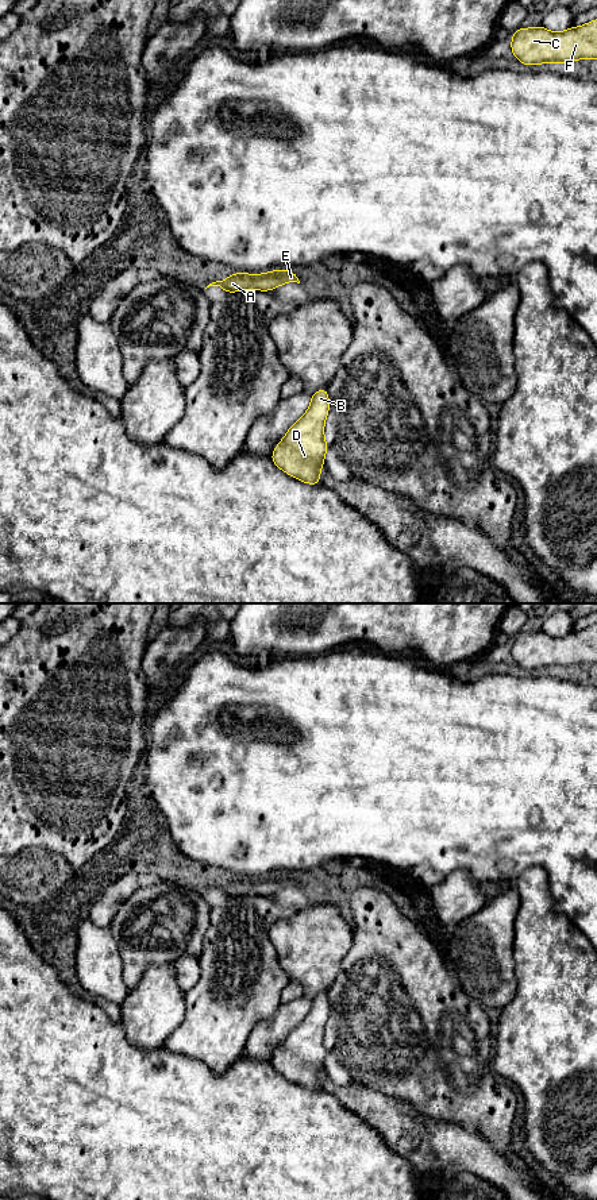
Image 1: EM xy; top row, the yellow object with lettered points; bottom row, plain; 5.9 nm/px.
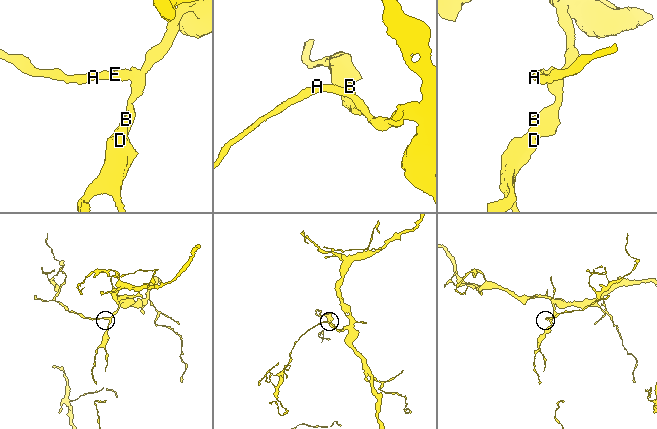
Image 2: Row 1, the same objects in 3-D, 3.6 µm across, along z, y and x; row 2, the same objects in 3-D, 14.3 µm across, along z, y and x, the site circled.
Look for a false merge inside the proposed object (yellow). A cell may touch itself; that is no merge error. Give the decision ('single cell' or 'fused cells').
single cell

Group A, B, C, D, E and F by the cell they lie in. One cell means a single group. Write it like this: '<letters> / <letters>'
A B C D E F

